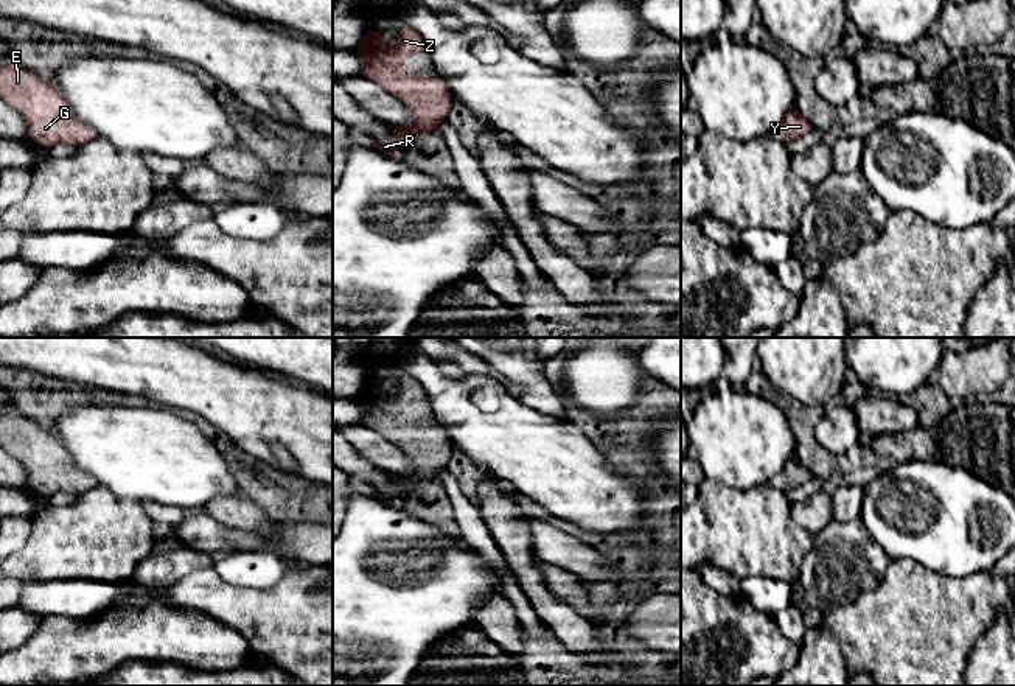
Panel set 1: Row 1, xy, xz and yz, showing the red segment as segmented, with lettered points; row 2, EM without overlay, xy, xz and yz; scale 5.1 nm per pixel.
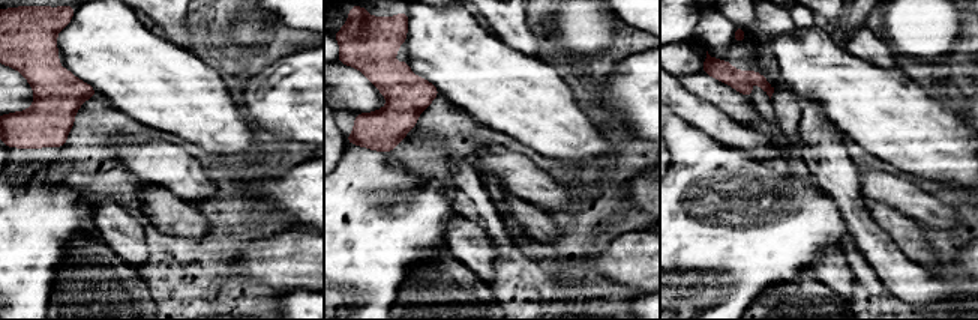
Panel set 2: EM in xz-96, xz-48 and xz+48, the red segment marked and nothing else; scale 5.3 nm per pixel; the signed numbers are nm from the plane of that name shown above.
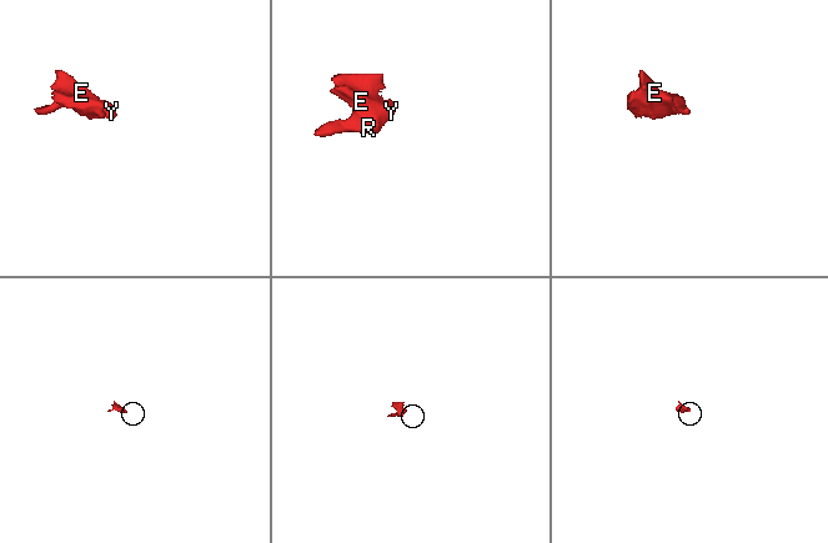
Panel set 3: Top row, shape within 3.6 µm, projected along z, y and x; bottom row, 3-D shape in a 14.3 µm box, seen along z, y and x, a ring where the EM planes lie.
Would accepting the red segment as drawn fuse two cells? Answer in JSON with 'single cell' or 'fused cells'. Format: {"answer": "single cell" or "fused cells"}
{"answer": "single cell"}

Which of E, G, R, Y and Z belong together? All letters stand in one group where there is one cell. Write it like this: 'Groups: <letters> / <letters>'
Groups: E G R Y Z

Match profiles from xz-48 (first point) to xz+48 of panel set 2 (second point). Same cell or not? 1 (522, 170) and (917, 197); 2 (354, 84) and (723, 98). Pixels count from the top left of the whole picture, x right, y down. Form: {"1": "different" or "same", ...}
{"1": "same", "2": "same"}

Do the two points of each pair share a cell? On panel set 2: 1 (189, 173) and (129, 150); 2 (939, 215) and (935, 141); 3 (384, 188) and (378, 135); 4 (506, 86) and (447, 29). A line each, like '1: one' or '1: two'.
1: one
2: two
3: two
4: one

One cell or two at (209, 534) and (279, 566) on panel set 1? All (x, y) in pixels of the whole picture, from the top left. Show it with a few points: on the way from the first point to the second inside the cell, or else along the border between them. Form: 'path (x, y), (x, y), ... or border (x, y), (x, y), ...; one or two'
border (229, 552), (275, 551), (280, 556); two

